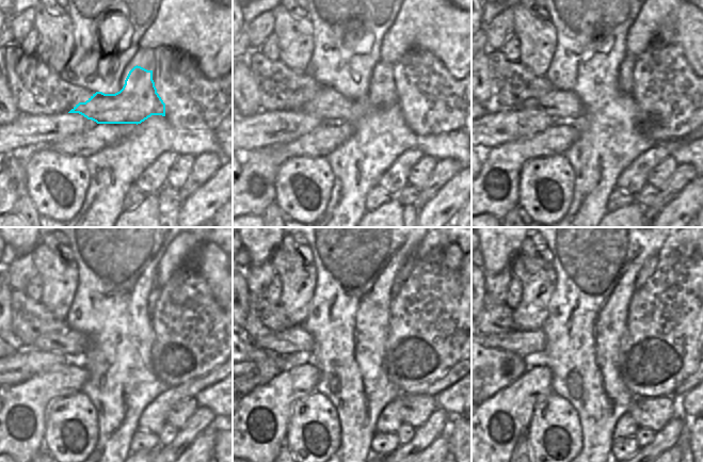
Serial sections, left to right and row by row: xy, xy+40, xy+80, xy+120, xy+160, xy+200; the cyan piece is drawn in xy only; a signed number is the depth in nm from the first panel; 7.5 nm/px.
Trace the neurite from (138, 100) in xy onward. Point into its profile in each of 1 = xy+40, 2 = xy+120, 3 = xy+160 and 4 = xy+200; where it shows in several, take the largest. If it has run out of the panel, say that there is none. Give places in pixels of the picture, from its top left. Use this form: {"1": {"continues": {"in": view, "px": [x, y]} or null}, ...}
{"1": {"continues": {"in": "xy+40", "px": [329, 106]}}, "2": {"continues": {"in": "xy+120", "px": [73, 341]}}, "3": {"continues": {"in": "xy+160", "px": [294, 339]}}, "4": {"continues": {"in": "xy+200", "px": [523, 343]}}}

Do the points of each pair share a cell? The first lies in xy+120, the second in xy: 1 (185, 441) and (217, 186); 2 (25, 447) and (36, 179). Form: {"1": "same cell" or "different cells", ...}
{"1": "different cells", "2": "different cells"}

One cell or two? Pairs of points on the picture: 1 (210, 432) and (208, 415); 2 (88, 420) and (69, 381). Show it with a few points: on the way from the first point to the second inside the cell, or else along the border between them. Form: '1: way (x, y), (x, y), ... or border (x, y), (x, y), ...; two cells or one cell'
1: border (216, 417), (191, 442); two cells
2: border (80, 391), (56, 398), (51, 402); two cells

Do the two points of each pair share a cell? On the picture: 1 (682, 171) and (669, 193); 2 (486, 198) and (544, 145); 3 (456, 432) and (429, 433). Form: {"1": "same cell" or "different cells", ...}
{"1": "same cell", "2": "same cell", "3": "different cells"}

